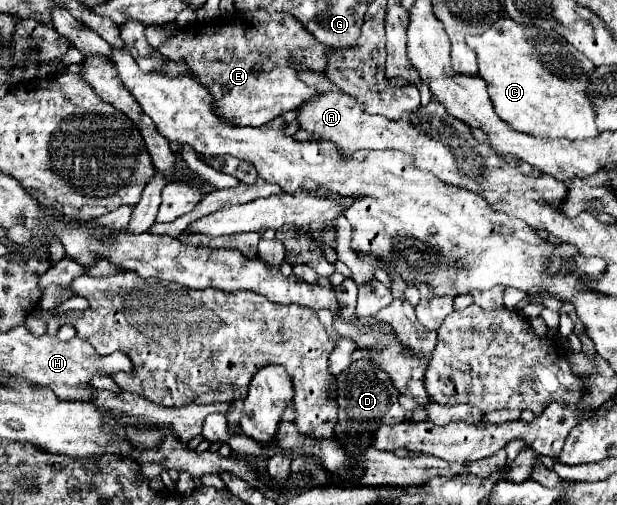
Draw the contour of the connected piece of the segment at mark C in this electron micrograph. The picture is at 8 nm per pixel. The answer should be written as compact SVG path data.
M500 18L488 32L470 36L470 48L478 54L478 76L488 84L488 94L492 98L496 114L514 130L546 138L588 138L600 134L594 124L596 112L586 92L588 76L596 68L582 52L564 42L560 36L546 30L540 32L538 28L522 26L512 18Z

